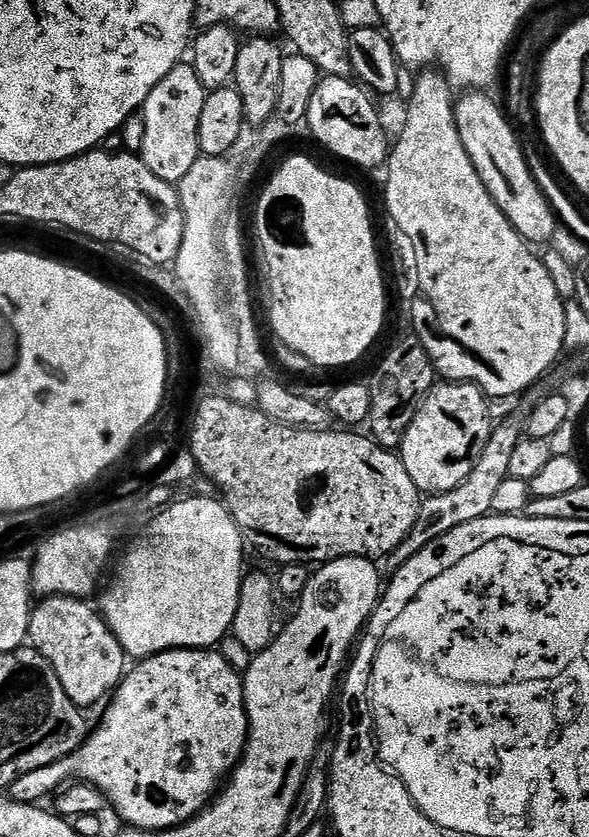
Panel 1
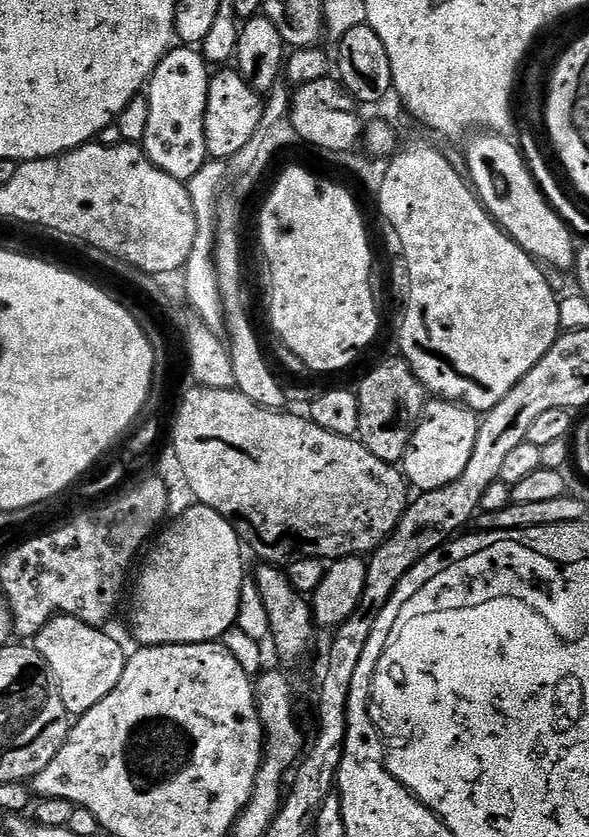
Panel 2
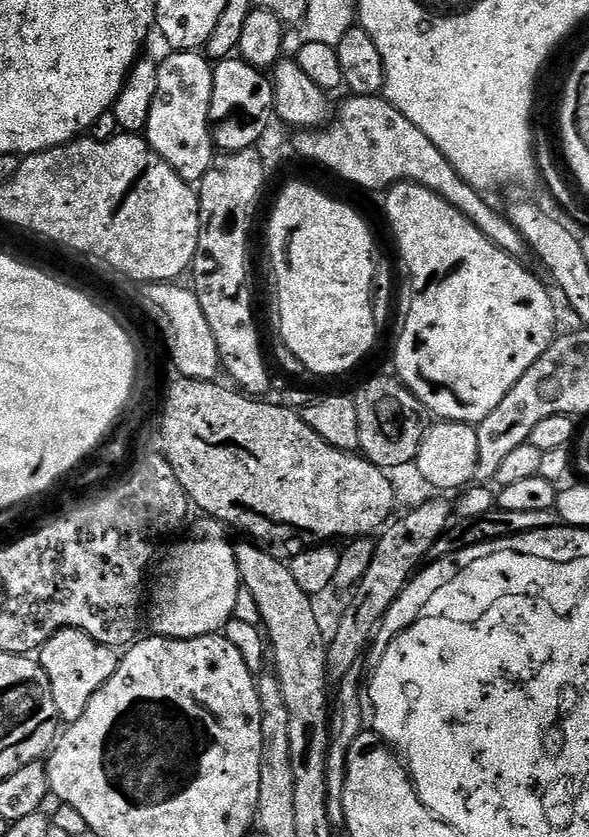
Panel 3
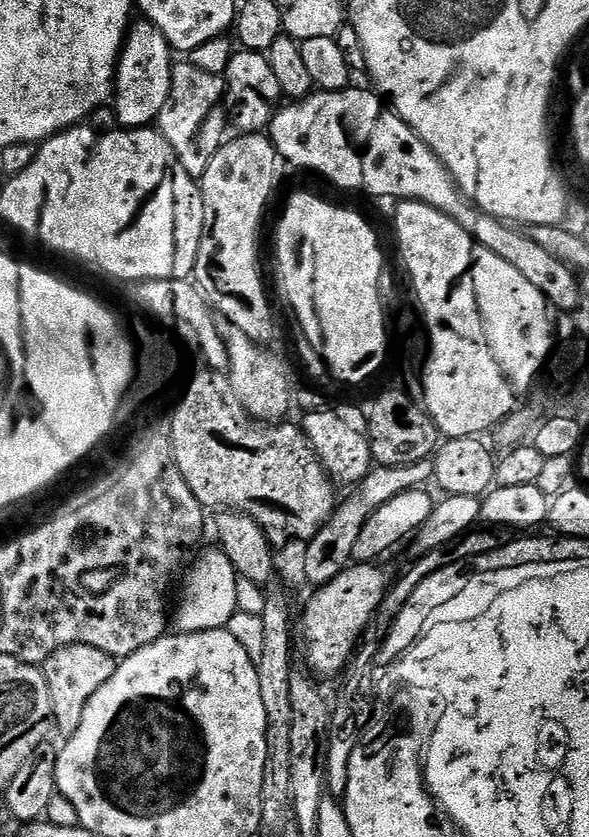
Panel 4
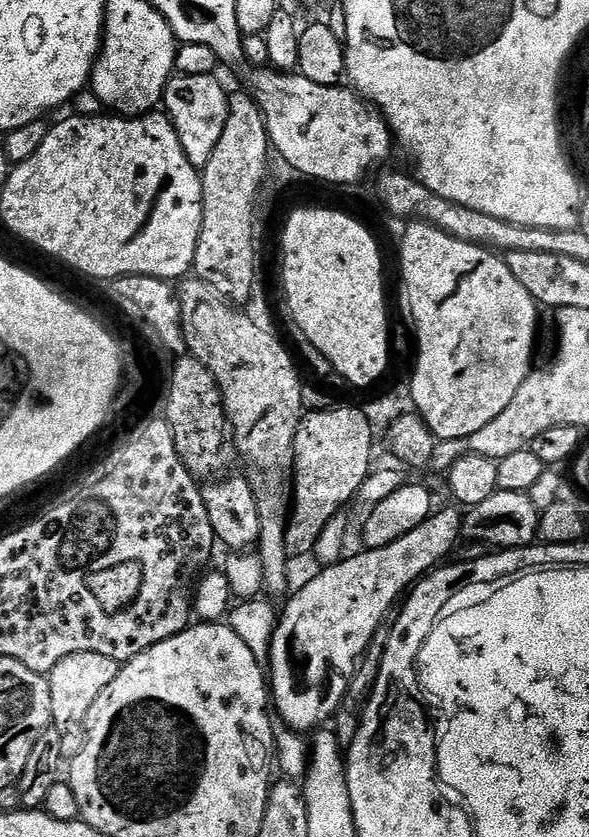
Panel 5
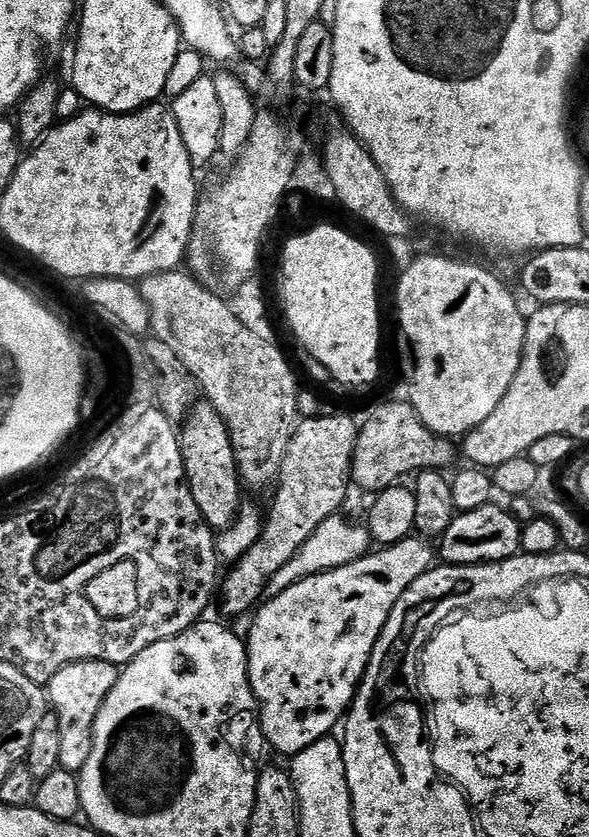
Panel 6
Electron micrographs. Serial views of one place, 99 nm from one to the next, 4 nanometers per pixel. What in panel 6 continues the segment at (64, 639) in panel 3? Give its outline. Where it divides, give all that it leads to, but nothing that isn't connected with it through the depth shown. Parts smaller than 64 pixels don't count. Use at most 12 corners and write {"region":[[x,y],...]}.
{"region":[[83,660],[46,686],[60,767],[79,773],[121,669]]}

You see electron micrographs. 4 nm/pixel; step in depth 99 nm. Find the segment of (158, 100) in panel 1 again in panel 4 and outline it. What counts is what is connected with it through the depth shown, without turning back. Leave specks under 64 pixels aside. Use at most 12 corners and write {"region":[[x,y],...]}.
{"region":[[173,63],[158,130],[193,178],[225,143],[224,81]]}

